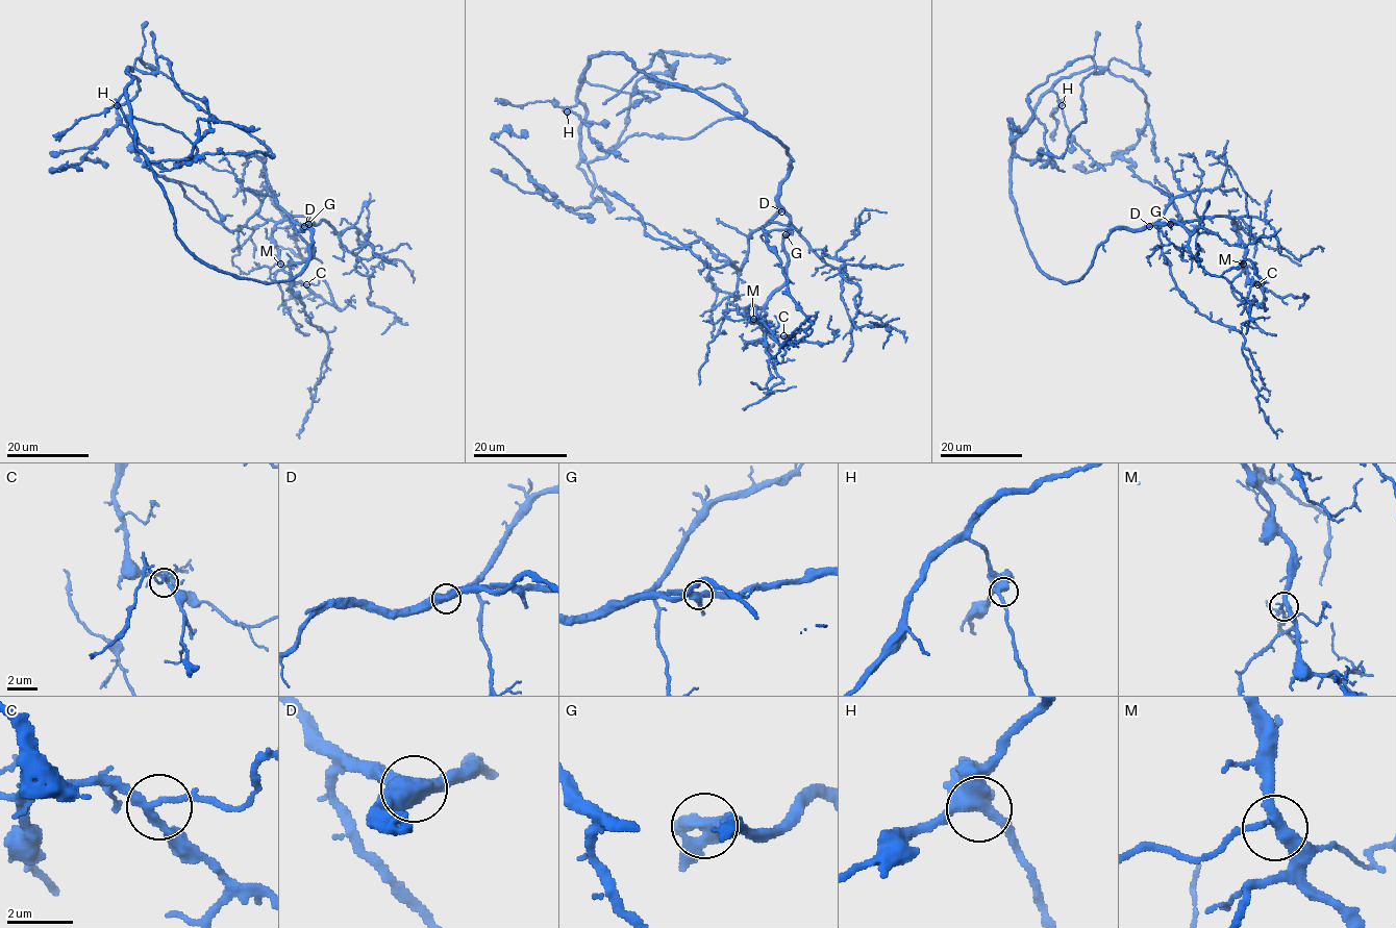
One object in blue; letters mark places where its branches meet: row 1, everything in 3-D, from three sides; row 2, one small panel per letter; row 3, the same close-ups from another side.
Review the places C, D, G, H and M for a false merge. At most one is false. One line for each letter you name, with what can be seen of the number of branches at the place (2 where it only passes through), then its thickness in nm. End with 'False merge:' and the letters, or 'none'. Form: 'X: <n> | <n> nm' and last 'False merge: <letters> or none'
False merge: none

